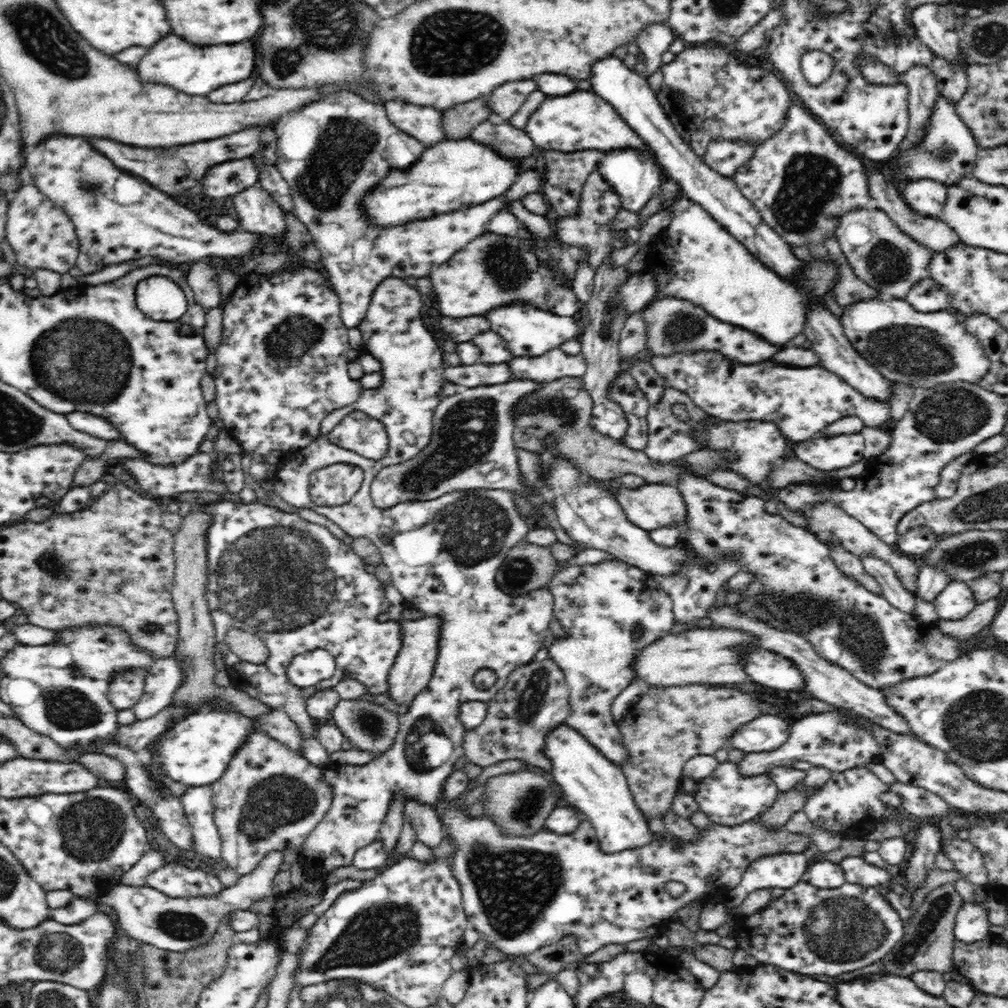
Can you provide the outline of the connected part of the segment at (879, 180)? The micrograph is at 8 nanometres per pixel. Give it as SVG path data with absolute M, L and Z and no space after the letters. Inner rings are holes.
M868 168L866 174L868 175L868 189L870 189L872 200L871 206L883 210L893 223L896 223L896 226L898 226L902 232L936 253L943 253L945 250L961 243L958 233L940 218L922 217L920 214L915 213L915 210L912 210L908 206L904 197L898 192L898 186L894 185L891 181L888 181L880 170Z

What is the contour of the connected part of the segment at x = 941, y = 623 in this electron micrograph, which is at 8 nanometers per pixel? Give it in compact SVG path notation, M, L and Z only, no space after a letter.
M999 597L989 598L978 603L964 618L953 621L939 619L936 625L946 635L958 637L962 641L968 640L992 622L999 611L1000 603L1002 600Z

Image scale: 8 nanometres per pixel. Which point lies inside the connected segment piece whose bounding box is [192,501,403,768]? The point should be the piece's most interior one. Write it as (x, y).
(253, 585)

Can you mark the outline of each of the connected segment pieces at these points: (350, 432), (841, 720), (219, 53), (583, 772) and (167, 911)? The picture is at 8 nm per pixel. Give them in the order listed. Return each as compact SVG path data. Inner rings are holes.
M352 411L340 424L330 432L330 443L340 446L345 450L354 452L356 456L370 458L371 460L382 460L388 454L388 434L382 422L376 418L372 418L360 411Z
M839 710L807 714L794 720L789 726L789 735L776 750L745 753L745 757L738 763L740 773L757 775L768 772L770 768L789 766L792 762L806 761L816 767L827 768L832 773L845 771L864 763L880 763L883 757L879 742L872 733L847 718L847 714Z
M170 34L152 46L146 56L138 62L138 78L142 82L156 82L164 86L172 86L178 92L192 96L206 96L208 92L250 78L254 70L254 41L248 39L234 46L194 46L186 40Z
M566 723L560 724L548 734L544 742L544 755L552 763L550 772L553 780L562 788L563 798L590 821L604 853L612 854L652 844L654 833L650 831L648 819L634 801L624 771L592 746L587 738Z
M282 851L268 853L250 874L241 875L236 884L223 888L216 897L172 898L150 886L118 884L103 891L98 899L116 914L119 929L139 943L174 952L200 948L214 938L226 915L254 909L258 900L275 896L272 882L284 868L284 859Z

